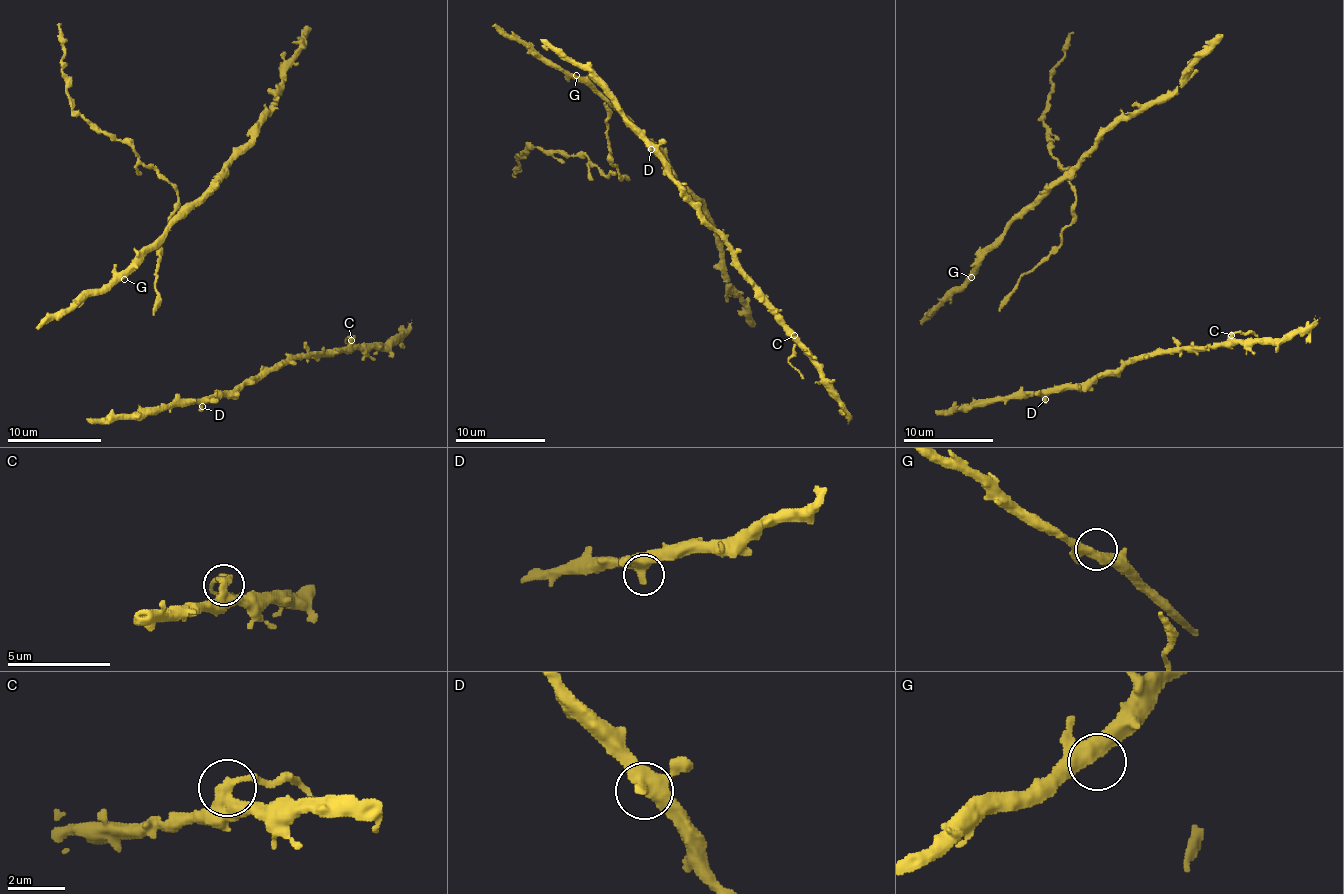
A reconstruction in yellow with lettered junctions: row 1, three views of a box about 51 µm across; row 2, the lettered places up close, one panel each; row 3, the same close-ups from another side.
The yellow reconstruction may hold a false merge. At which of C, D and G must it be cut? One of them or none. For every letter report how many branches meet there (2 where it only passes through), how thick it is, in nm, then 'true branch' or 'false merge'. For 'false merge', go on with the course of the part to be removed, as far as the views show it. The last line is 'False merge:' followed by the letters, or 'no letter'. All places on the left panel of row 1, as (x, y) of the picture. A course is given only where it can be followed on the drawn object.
C: branches 3; calibre 340 nm; false merge; course (350, 340), (353, 338), (346, 340), (362, 345)
D: branches 3; calibre 400 nm; true branch
G: branches 3; calibre 420 nm; true branch
False merge: C

